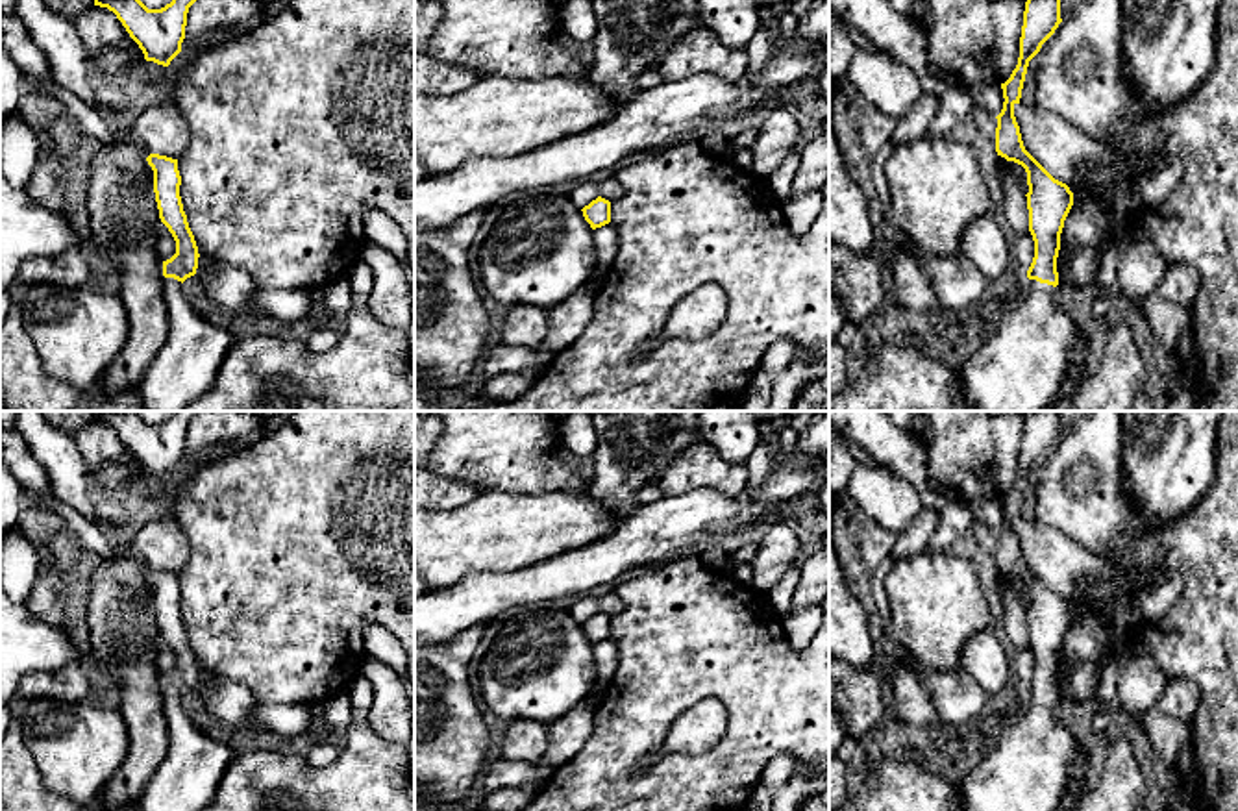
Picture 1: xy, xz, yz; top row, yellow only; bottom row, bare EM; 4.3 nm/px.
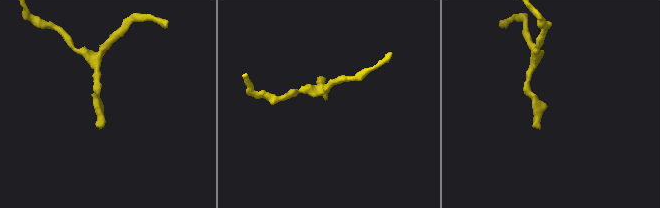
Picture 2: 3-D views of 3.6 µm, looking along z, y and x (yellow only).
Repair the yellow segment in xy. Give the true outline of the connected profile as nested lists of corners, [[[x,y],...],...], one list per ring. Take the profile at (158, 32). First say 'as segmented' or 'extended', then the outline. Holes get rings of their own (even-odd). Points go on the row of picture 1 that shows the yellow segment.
as segmented | [[[94,0],[122,22],[146,61],[168,67],[181,52],[187,13],[196,0],[172,0],[161,9],[148,9],[141,0]]]

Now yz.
extended | [[[1060,0],[1025,2],[1018,65],[1001,83],[1005,102],[996,117],[996,152],[1027,172],[1034,257],[1020,304],[992,339],[972,348],[957,372],[970,411],[1046,411],[1057,400],[1066,372],[1073,367],[1084,368],[1088,359],[1088,350],[1075,341],[1077,322],[1053,300],[1060,233],[1073,193],[1025,150],[1014,117],[1029,61],[1060,22]]]

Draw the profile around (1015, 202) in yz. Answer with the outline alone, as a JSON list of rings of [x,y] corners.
[[[1001,174],[1003,209],[1016,237],[1029,231],[1027,196],[1010,174]]]

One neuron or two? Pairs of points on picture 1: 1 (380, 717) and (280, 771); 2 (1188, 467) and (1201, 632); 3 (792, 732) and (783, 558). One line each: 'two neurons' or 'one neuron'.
1: two neurons
2: two neurons
3: two neurons

